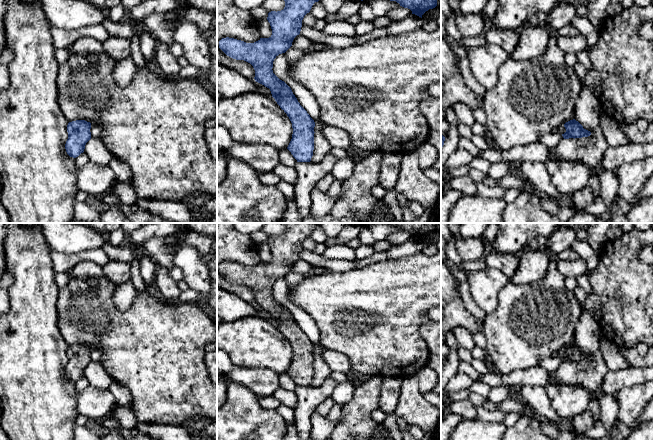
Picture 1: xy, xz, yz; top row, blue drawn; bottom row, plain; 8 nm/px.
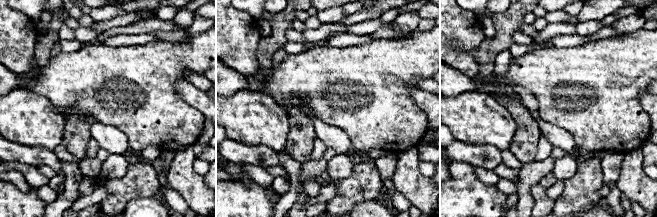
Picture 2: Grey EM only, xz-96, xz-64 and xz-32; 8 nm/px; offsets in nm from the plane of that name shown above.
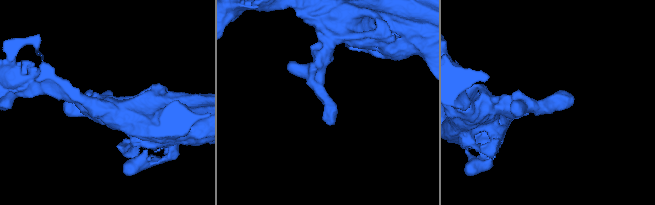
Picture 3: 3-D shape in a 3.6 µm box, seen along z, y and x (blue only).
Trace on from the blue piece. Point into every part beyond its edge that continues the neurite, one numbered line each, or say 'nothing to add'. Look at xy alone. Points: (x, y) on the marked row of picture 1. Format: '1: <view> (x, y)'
nothing to add

